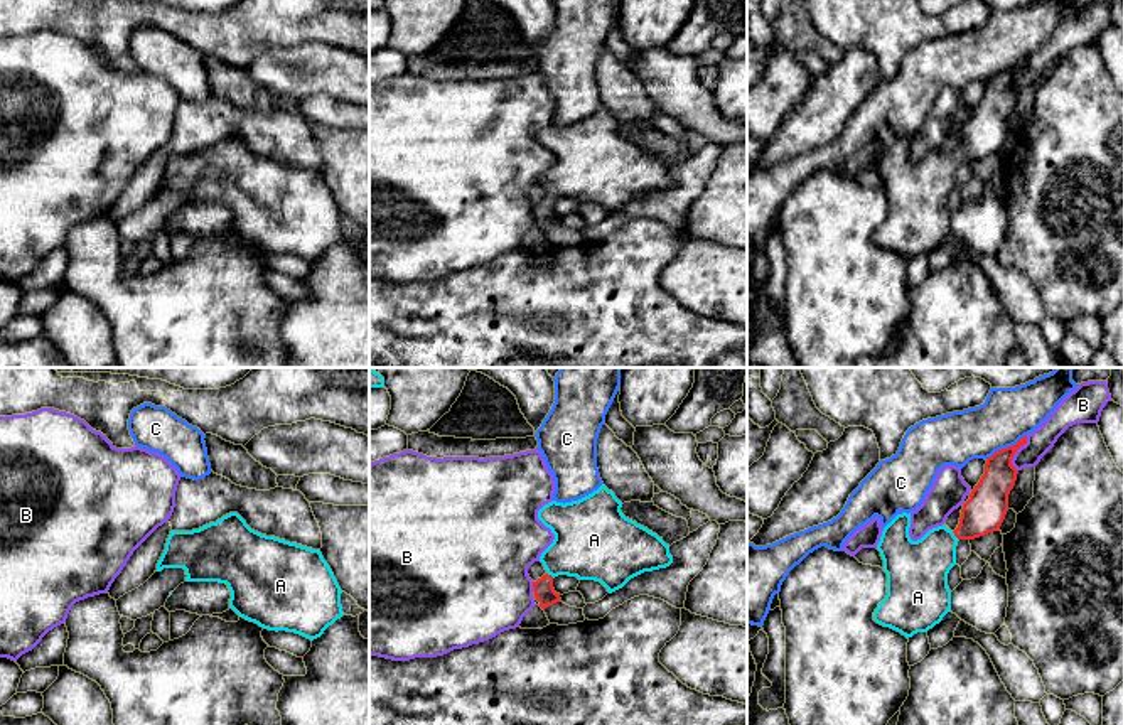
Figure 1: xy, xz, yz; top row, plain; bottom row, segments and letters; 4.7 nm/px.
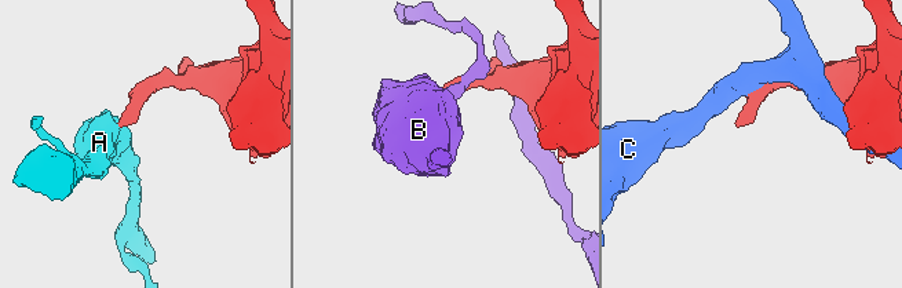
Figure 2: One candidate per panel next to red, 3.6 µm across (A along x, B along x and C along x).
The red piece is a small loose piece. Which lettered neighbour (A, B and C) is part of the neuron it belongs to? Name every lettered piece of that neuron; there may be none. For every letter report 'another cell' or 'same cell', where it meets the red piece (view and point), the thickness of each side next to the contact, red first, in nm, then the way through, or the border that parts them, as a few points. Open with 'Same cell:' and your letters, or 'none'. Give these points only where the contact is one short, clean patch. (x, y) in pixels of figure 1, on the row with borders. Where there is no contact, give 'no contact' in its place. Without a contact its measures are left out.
Same cell: A
A: same cell; meets red in yz at (955, 535); 200 nm thick on the red side, 280 nm on the other; runs through yz (983, 513), (967, 530), (955, 535), (918, 570)
B: another cell; meets red in yz at (1014, 454); 180 nm thick on the red side, 120 nm on the other
C: another cell; meets red in yz at (1007, 447); 180 nm thick on the red side, 260 nm on the other

